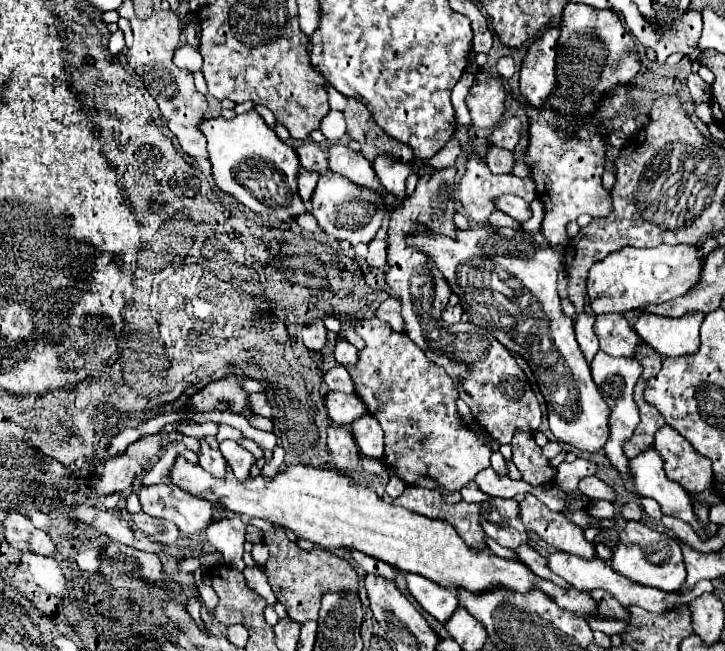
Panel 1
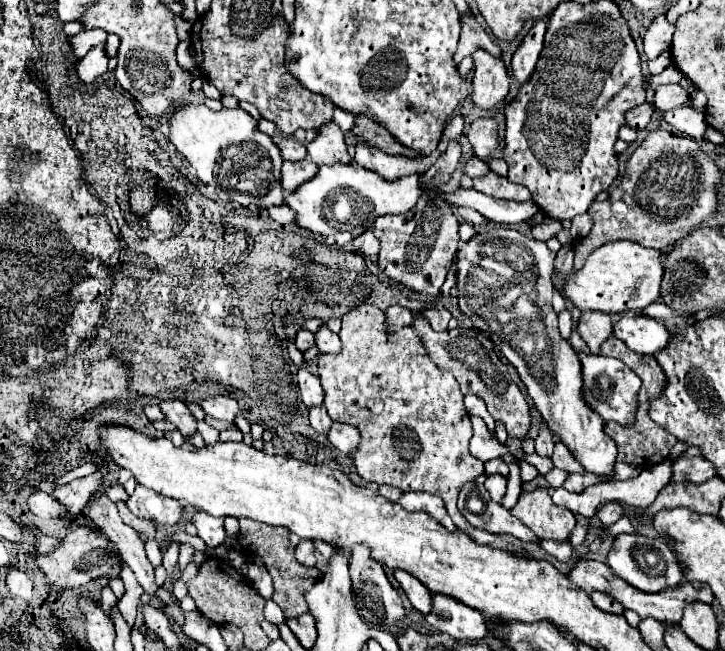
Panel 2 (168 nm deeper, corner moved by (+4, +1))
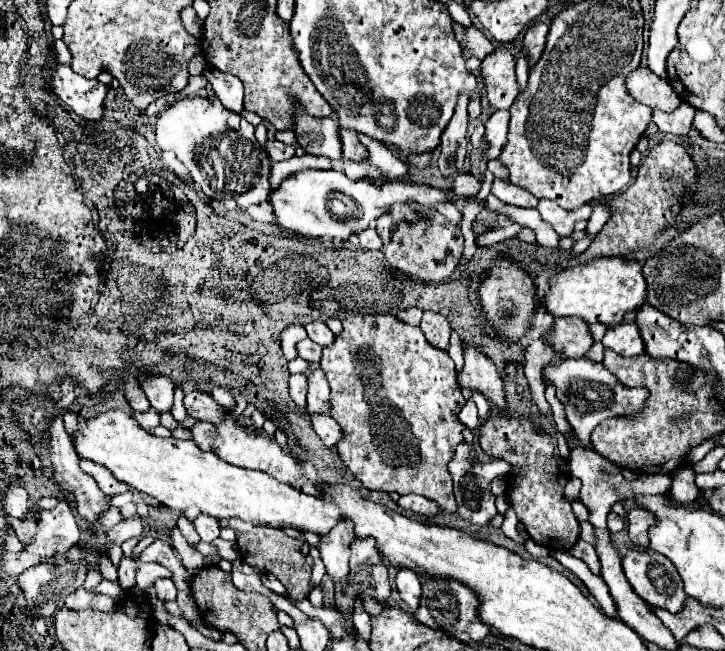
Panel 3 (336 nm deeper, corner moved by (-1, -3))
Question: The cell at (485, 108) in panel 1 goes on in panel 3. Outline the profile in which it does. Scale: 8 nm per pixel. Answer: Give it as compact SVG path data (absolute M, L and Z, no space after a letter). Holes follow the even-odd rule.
M504 46L498 47L482 61L482 77L486 85L486 97L494 109L508 109L516 95L516 63L513 55Z

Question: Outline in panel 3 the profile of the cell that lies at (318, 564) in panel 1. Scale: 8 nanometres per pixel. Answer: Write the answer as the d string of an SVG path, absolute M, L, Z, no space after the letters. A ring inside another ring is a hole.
M240 519L236 521L220 521L222 527L232 527L236 531L238 537L238 549L242 553L242 559L254 567L258 567L260 571L272 573L288 591L288 599L292 603L298 603L302 599L306 599L308 591L310 591L310 565L306 565L304 555L300 551L302 541L300 539L292 539L288 537L282 529L260 529L254 525L248 525Z

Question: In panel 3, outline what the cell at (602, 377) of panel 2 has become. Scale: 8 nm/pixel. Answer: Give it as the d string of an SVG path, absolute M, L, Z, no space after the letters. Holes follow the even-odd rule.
M586 357L582 359L564 359L564 361L554 361L544 369L544 379L556 385L556 395L560 403L566 409L566 417L576 431L576 437L582 441L590 441L590 433L596 425L600 425L606 419L614 417L634 417L638 415L646 401L648 401L648 389L646 387L626 387L622 385L616 375L612 375L602 363L588 361Z

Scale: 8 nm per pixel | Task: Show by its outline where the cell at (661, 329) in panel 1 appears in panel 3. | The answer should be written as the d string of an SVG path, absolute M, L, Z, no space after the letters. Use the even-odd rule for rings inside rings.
M634 321L632 323L620 323L612 329L608 329L602 343L604 343L604 347L608 347L608 349L624 355L624 357L636 357L636 355L646 353L644 339L642 339Z

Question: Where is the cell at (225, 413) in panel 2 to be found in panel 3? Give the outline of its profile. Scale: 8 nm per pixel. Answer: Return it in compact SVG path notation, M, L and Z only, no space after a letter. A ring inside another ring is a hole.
M200 391L186 393L184 405L188 409L188 415L198 421L210 421L214 425L220 425L226 419L226 409L206 393Z

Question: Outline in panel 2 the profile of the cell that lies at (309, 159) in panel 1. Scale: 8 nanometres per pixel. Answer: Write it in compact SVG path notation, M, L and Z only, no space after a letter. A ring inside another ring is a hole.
M293 137L281 139L281 141L277 143L277 147L279 147L279 151L281 151L281 157L283 157L283 159L289 159L289 161L301 161L301 159L305 159L305 155L307 155L305 145L299 143L299 141L295 141Z

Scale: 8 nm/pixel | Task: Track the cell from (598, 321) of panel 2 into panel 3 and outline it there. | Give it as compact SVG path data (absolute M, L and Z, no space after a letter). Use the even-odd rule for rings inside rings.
M558 317L556 329L550 333L550 341L554 343L556 353L564 349L566 357L580 359L594 345L594 337L590 325L580 317Z

